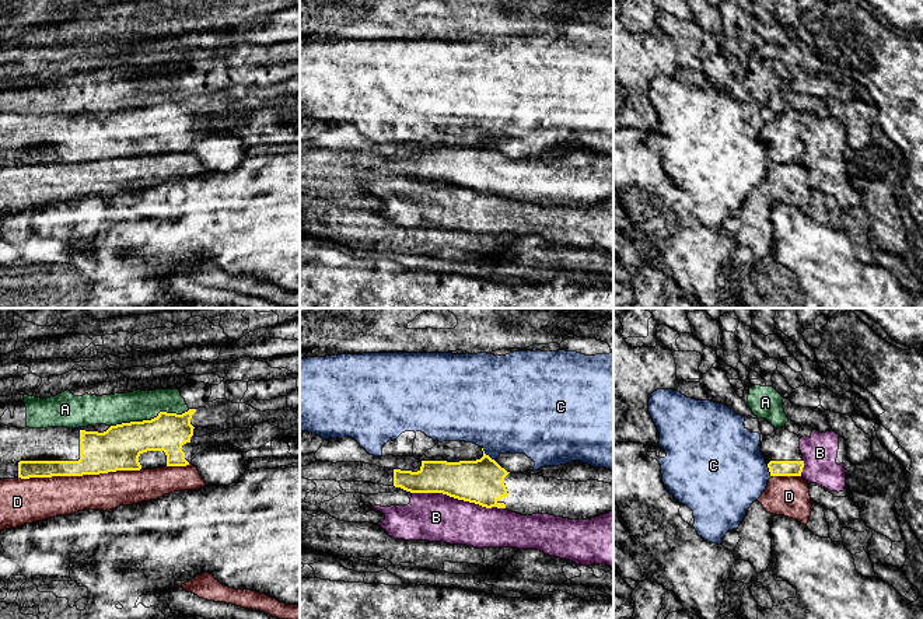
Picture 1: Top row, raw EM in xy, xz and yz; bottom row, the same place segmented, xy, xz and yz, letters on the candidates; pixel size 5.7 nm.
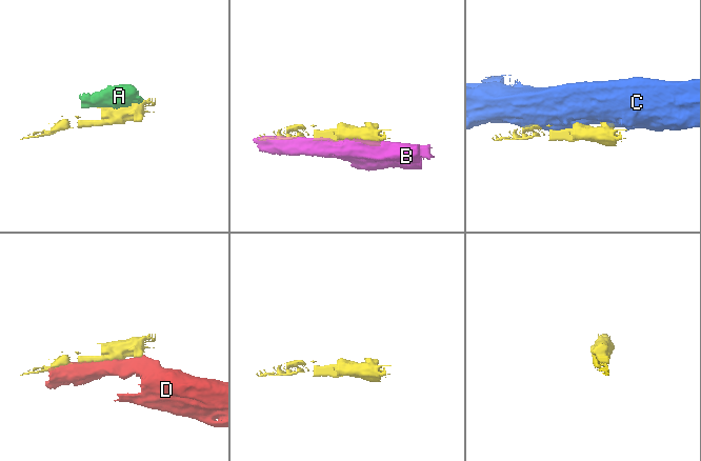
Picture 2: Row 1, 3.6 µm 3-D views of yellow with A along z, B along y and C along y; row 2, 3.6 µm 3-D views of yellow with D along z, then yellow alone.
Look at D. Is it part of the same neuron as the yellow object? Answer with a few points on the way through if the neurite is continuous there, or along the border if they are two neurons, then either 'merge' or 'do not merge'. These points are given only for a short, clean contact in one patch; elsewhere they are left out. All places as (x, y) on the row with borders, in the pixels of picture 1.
do not merge

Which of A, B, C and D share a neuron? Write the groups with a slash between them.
A / B / C / D

